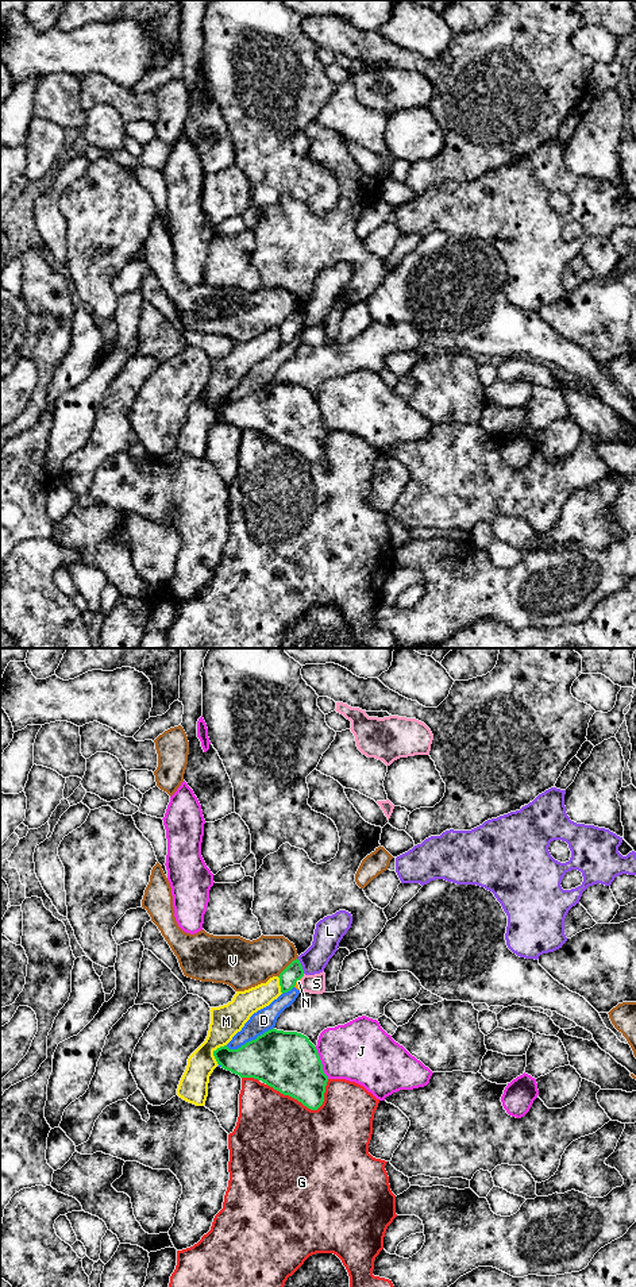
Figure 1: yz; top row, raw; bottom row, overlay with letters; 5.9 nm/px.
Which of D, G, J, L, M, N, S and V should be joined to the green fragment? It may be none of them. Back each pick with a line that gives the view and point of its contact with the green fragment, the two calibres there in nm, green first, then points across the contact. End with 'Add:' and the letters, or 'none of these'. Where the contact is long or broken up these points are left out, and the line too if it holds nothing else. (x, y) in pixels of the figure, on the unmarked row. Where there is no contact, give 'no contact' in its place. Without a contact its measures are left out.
Add: none of these

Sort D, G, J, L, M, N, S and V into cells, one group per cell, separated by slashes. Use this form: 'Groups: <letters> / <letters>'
Groups: D N / G / J / L / M / S / V

